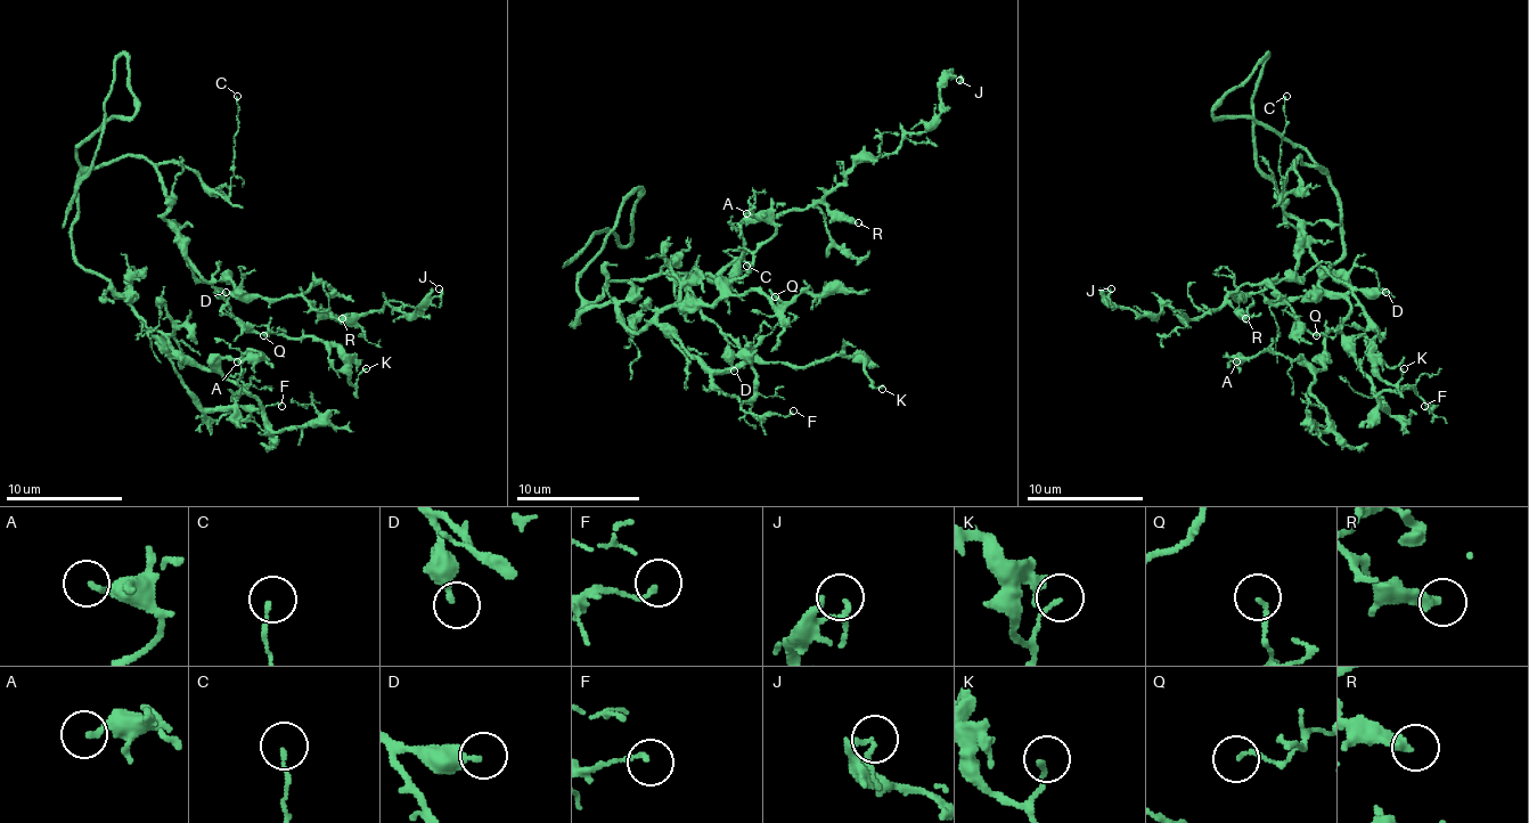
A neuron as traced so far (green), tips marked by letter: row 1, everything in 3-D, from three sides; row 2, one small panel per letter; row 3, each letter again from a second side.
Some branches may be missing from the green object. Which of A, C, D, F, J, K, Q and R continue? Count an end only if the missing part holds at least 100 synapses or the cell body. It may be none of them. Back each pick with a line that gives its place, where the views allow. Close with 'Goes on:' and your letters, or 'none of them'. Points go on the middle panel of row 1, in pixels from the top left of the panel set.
Goes on: none of them

